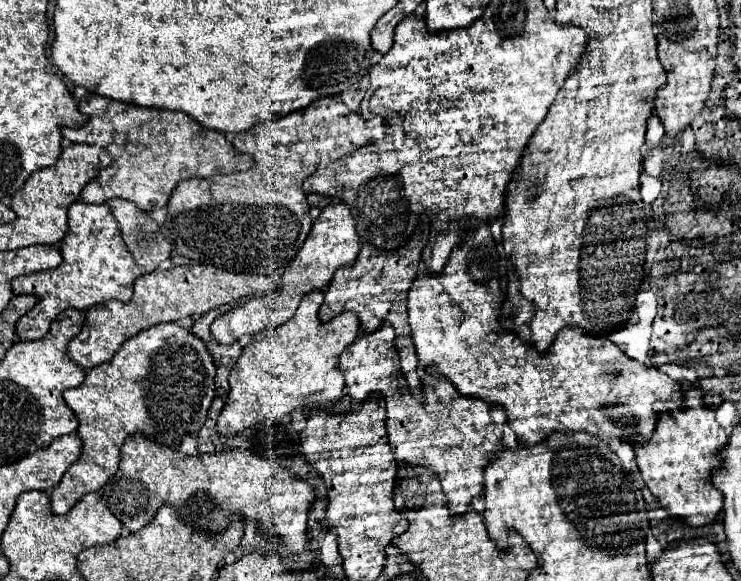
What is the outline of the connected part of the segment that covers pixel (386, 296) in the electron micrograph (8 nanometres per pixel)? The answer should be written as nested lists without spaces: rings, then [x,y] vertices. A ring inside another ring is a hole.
[[[420,223],[412,241],[406,247],[398,249],[394,255],[392,253],[388,255],[386,251],[374,251],[374,247],[362,247],[354,267],[338,269],[338,273],[334,273],[332,283],[324,289],[324,303],[318,311],[318,317],[322,323],[328,323],[330,319],[334,319],[336,315],[340,315],[344,311],[352,311],[358,315],[358,321],[360,321],[360,327],[364,333],[374,333],[376,329],[382,327],[382,323],[390,323],[396,331],[394,343],[396,343],[396,351],[400,355],[404,379],[408,381],[412,397],[418,401],[422,399],[422,387],[420,387],[422,383],[418,377],[418,359],[416,359],[414,341],[412,341],[412,333],[410,333],[410,325],[408,325],[408,313],[406,313],[408,299],[406,297],[412,287],[412,281],[418,275],[426,239],[428,239],[428,227],[426,227],[426,223]]]

